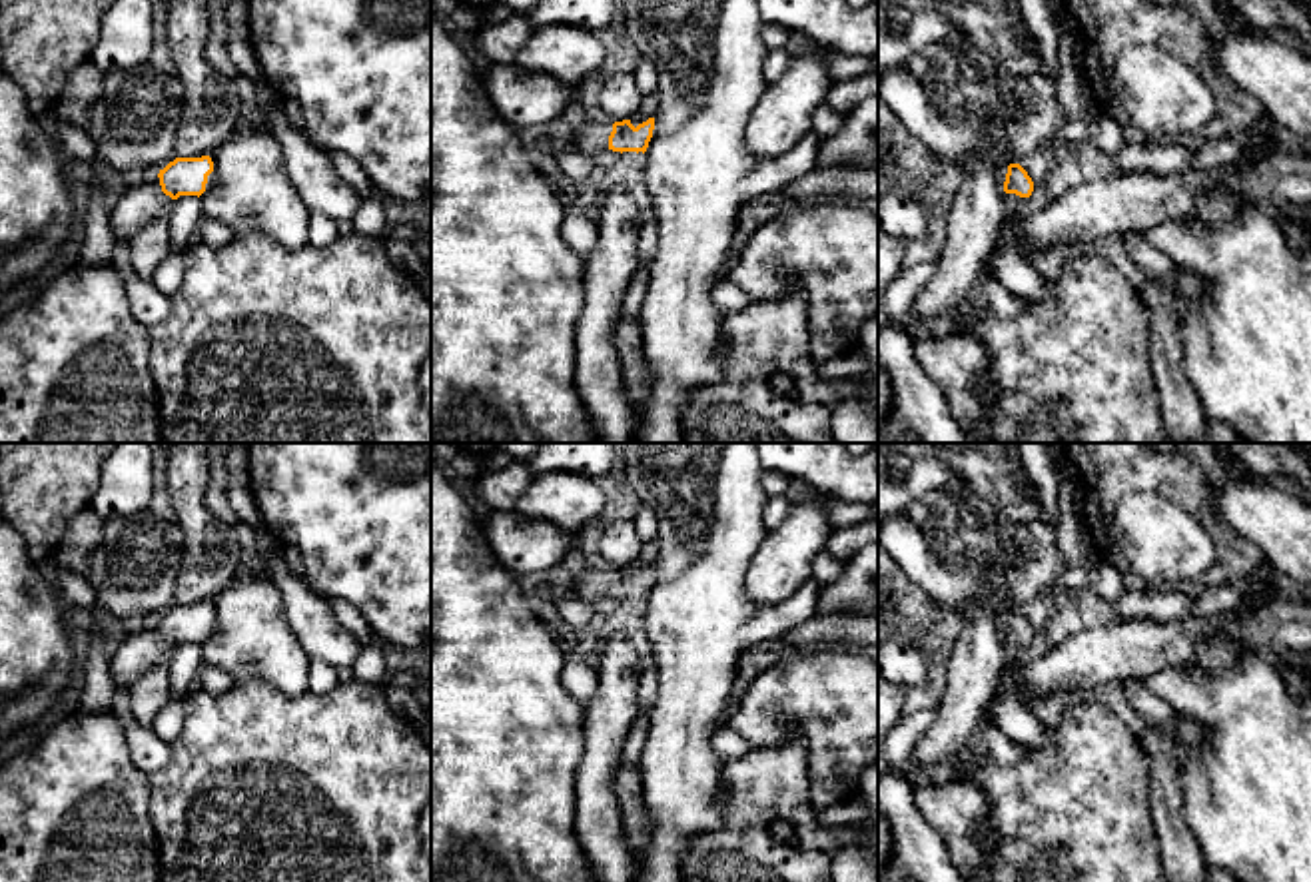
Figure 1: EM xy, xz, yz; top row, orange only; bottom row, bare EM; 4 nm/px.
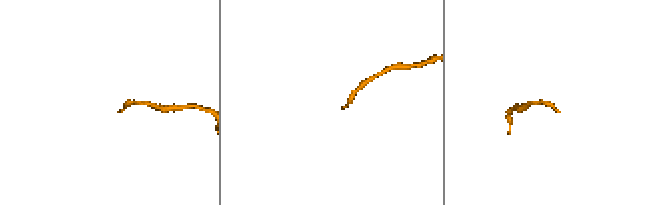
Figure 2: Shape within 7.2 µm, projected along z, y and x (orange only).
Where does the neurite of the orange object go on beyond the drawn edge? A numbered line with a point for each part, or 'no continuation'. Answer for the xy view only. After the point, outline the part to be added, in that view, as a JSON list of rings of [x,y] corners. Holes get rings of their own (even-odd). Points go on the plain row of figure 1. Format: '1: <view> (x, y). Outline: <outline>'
1: xy (136, 653). Outline: [[[158,621],[140,633],[128,635],[110,659],[116,688],[126,686],[130,690],[146,670],[166,662],[172,649],[174,647],[162,639]]]

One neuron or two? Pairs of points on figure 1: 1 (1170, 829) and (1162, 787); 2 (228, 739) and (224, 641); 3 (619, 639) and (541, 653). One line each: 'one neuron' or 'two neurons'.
1: one neuron
2: two neurons
3: two neurons

